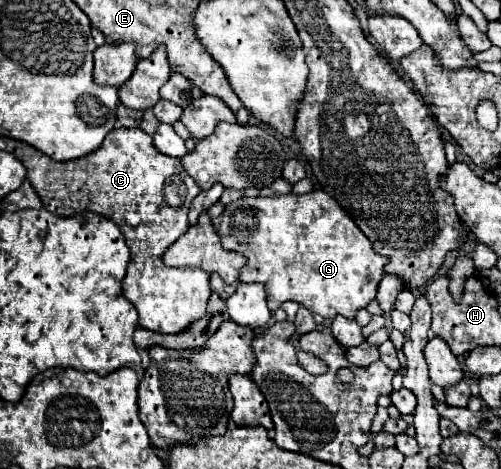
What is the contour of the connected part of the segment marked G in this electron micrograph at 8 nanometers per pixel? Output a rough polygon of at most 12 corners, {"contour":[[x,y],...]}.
{"contour":[[322,189],[242,197],[216,233],[272,311],[354,319],[388,257]]}

